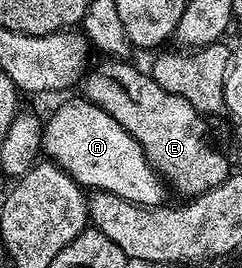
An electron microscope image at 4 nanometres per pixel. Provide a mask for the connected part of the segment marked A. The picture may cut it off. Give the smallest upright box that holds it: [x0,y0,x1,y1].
[43,97,166,207]

